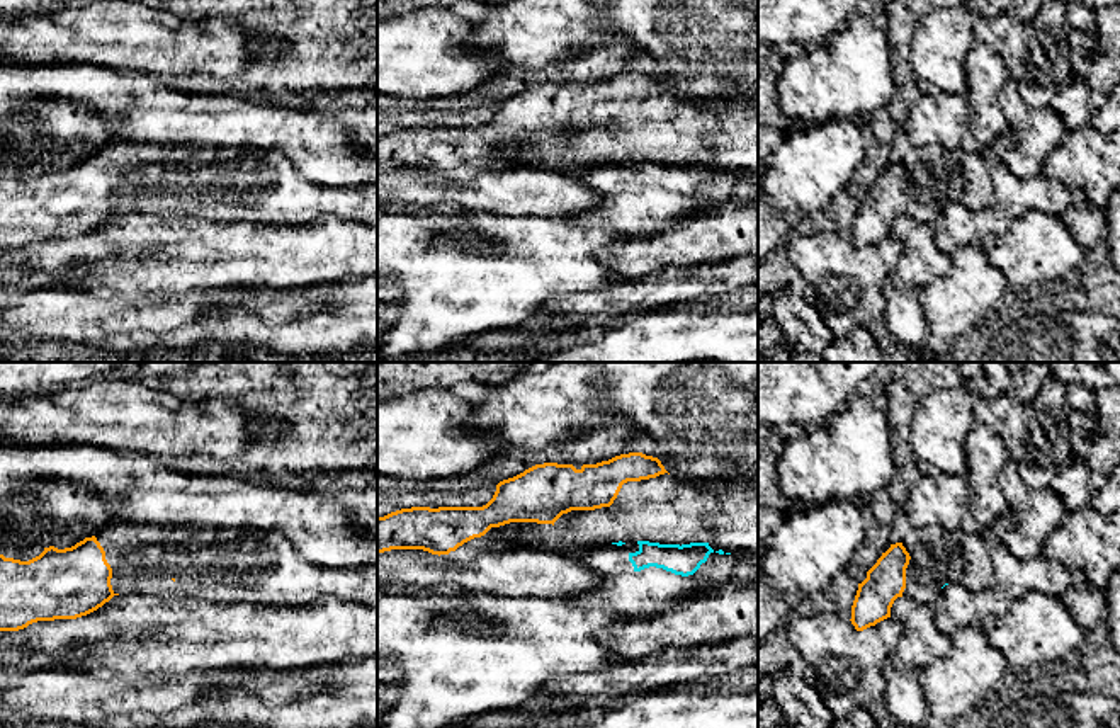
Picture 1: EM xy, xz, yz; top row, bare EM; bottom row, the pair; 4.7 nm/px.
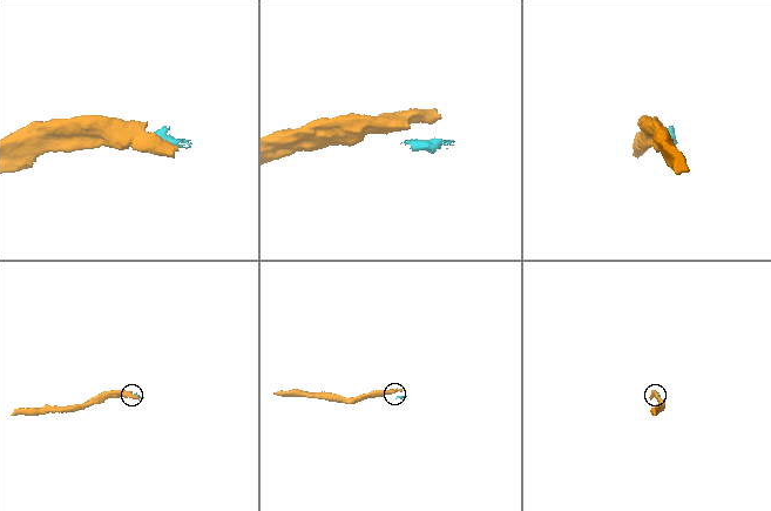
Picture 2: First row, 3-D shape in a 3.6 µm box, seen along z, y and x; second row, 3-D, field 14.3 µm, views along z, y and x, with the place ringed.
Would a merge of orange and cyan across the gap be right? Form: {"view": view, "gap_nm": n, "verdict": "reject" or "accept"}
{"view": "xz", "gap_nm": 170, "verdict": "reject"}

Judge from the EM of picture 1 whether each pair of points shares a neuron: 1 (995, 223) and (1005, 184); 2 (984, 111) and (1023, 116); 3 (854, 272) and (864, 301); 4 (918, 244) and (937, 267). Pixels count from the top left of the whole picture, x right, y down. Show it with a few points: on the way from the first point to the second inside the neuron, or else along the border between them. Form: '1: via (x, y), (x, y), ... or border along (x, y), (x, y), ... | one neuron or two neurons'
1: border along (998, 203), (1012, 220) | two neurons
2: border along (1010, 77), (1000, 92), (1000, 106), (1008, 128) | two neurons
3: via (854, 279), (854, 291), (857, 295) | one neuron
4: via (923, 249), (935, 262) | one neuron

